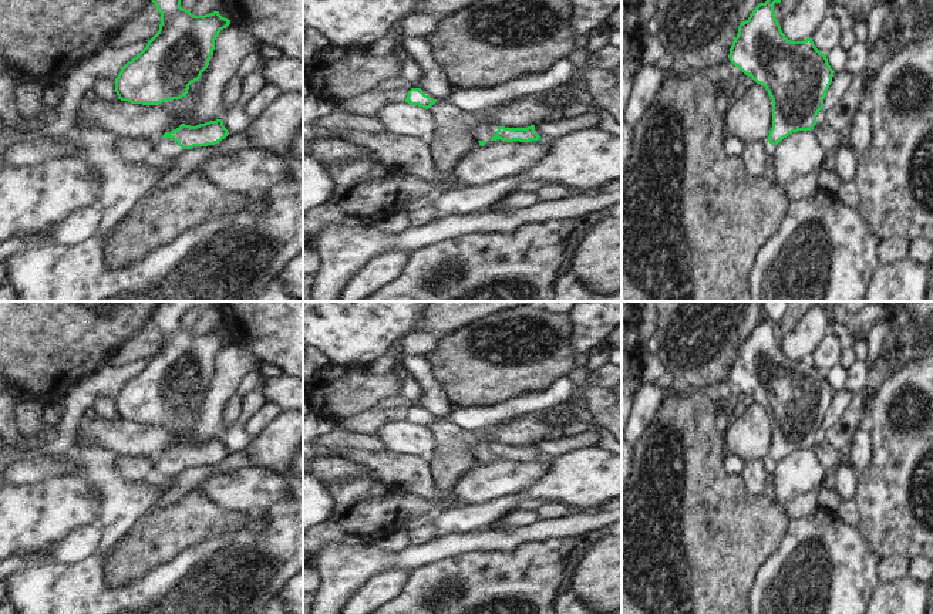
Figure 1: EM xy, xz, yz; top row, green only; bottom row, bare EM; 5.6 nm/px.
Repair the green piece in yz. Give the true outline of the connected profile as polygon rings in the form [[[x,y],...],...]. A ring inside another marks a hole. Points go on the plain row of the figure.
[[[764,301],[768,313],[765,321],[759,321],[750,335],[738,344],[738,352],[730,367],[730,379],[745,394],[751,395],[768,409],[772,418],[772,446],[764,463],[769,473],[775,465],[792,451],[811,449],[816,443],[816,433],[823,428],[823,418],[832,401],[833,388],[828,377],[821,371],[812,357],[791,360],[781,348],[775,337],[774,323],[781,321],[789,301]]]

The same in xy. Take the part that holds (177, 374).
[[[161,301],[152,321],[161,331],[158,351],[115,397],[121,419],[156,424],[179,418],[208,387],[218,352],[230,343],[219,330],[193,334],[181,325],[181,313],[215,301]]]

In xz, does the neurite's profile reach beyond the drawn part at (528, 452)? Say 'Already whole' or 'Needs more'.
Needs more

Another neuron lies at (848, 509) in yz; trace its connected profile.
[[[855,497],[841,499],[838,509],[835,510],[845,522],[858,524],[859,509]]]

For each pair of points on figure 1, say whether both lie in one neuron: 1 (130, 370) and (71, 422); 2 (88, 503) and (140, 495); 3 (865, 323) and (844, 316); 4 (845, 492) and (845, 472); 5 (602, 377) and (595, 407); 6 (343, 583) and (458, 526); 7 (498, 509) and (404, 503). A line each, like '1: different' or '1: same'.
1: same
2: different
3: same
4: same
5: different
6: different
7: different

